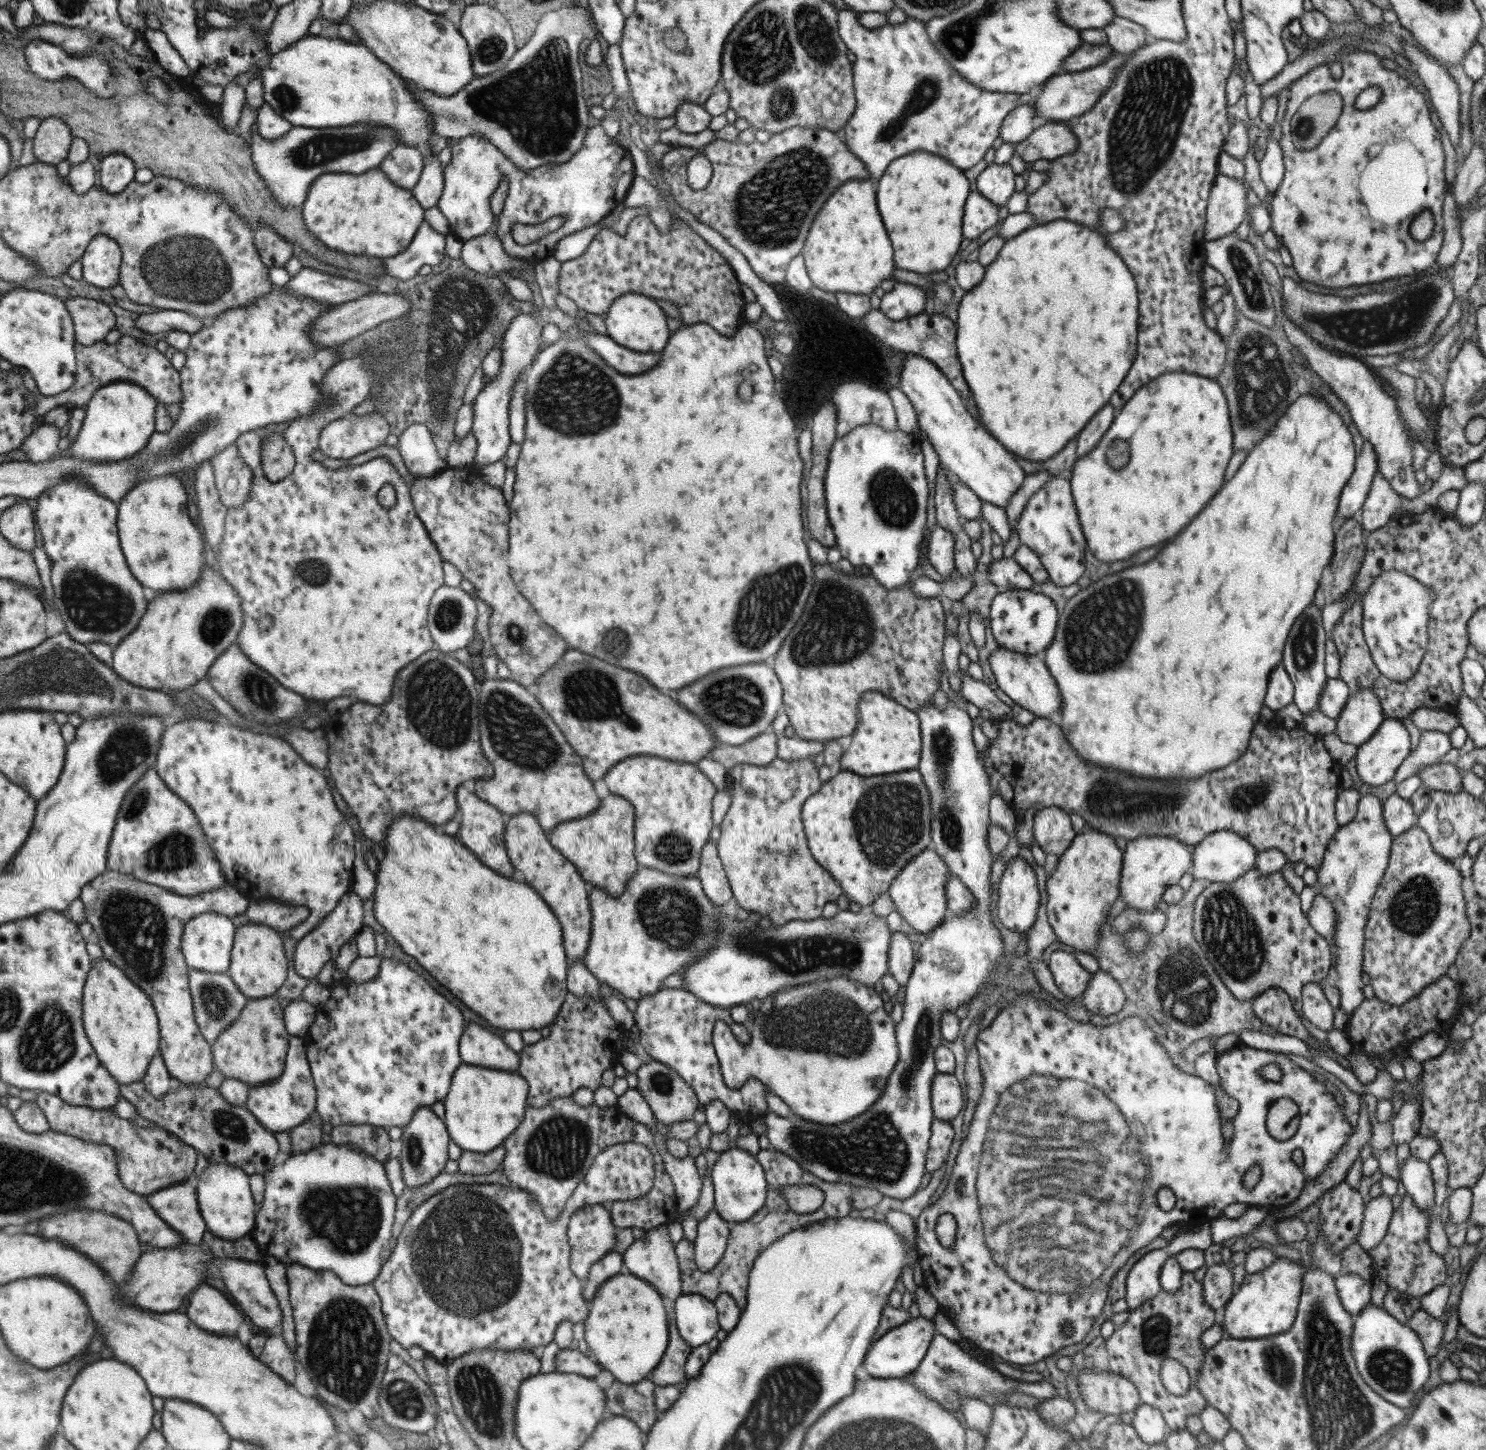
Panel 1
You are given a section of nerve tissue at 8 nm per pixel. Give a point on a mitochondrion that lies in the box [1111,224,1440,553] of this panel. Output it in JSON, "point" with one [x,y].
{"point":[1262,383]}

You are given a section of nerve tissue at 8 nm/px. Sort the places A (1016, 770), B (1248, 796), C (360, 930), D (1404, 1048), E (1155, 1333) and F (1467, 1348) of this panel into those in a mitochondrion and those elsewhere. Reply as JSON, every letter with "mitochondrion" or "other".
{"A":"other","B":"mitochondrion","C":"other","D":"other","E":"mitochondrion","F":"other"}

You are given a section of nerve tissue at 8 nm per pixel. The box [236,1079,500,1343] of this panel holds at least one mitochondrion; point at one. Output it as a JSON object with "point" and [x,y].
{"point":[349,1219]}

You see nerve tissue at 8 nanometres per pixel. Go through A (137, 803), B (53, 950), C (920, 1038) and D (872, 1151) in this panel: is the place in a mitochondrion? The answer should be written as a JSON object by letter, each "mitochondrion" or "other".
{"A":"mitochondrion","B":"other","C":"mitochondrion","D":"mitochondrion"}

